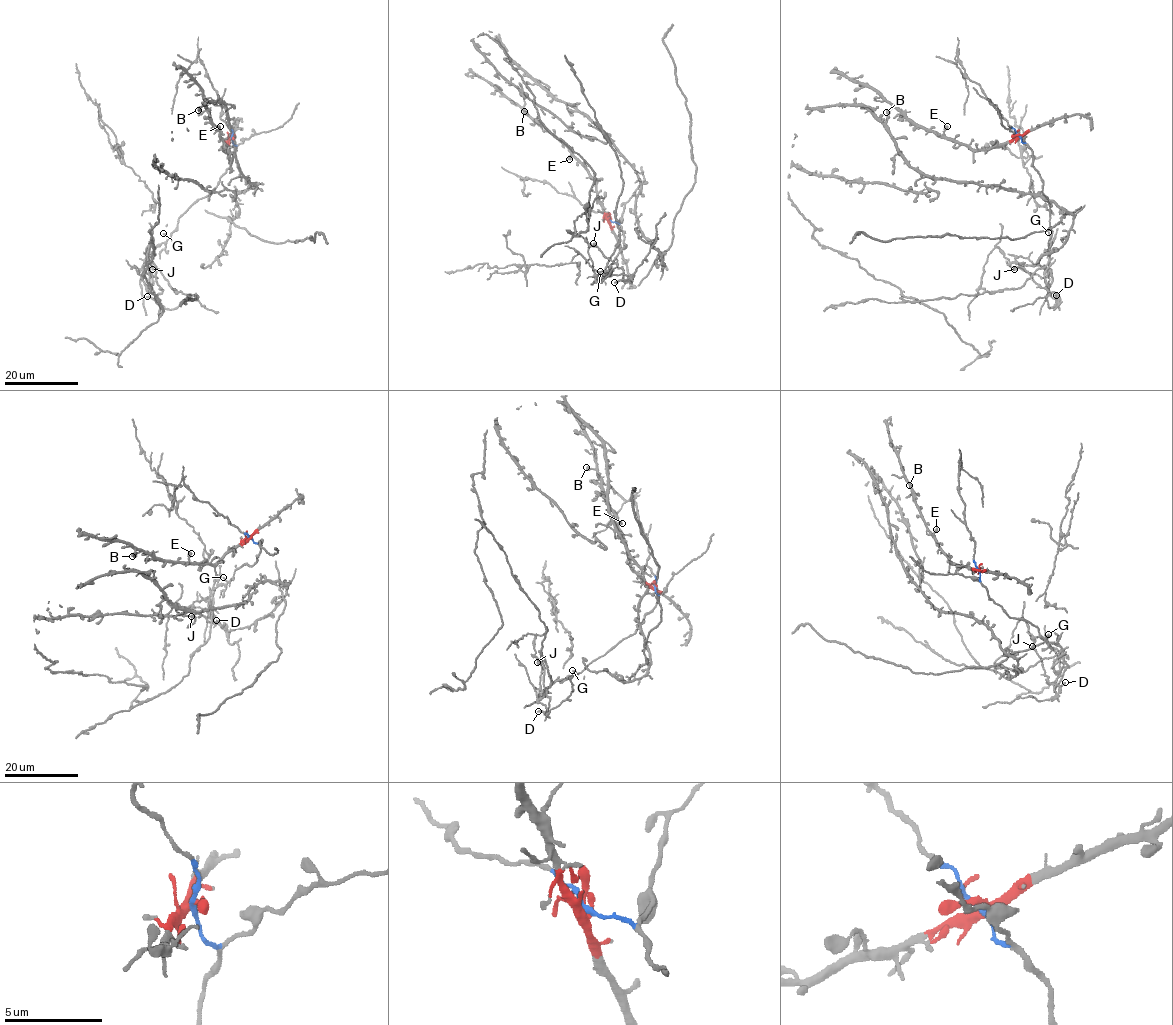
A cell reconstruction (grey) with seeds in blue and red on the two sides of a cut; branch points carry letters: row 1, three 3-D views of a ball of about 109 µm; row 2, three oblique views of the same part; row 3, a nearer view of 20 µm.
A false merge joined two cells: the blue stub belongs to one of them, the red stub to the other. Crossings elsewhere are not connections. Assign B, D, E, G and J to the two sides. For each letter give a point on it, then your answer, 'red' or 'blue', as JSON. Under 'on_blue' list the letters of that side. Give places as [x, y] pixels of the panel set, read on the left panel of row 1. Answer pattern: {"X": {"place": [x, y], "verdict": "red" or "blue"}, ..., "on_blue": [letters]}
{"B": {"place": [198, 110], "verdict": "red"}, "D": {"place": [147, 296], "verdict": "blue"}, "E": {"place": [220, 126], "verdict": "red"}, "G": {"place": [163, 233], "verdict": "blue"}, "J": {"place": [152, 269], "verdict": "blue"}, "on_blue": ["D", "G", "J"]}

